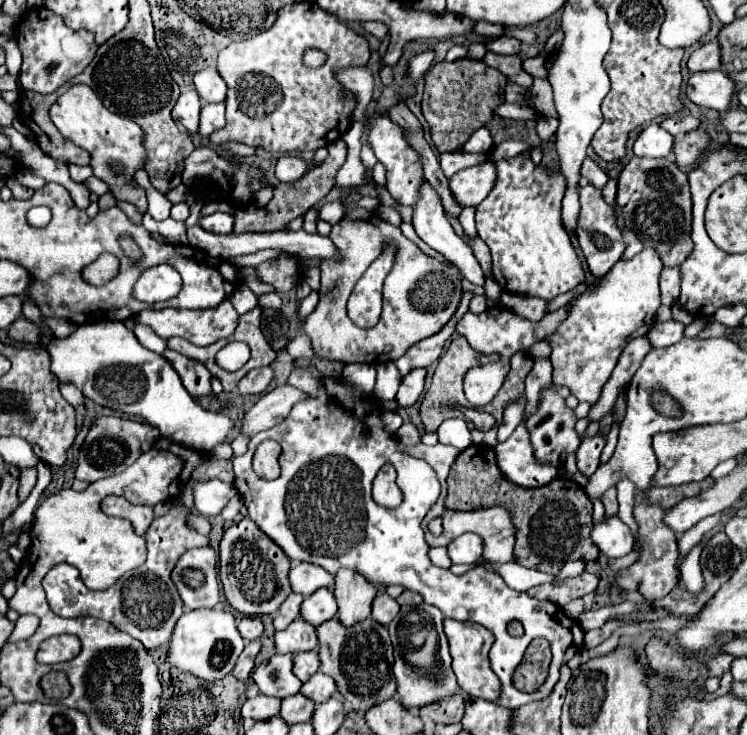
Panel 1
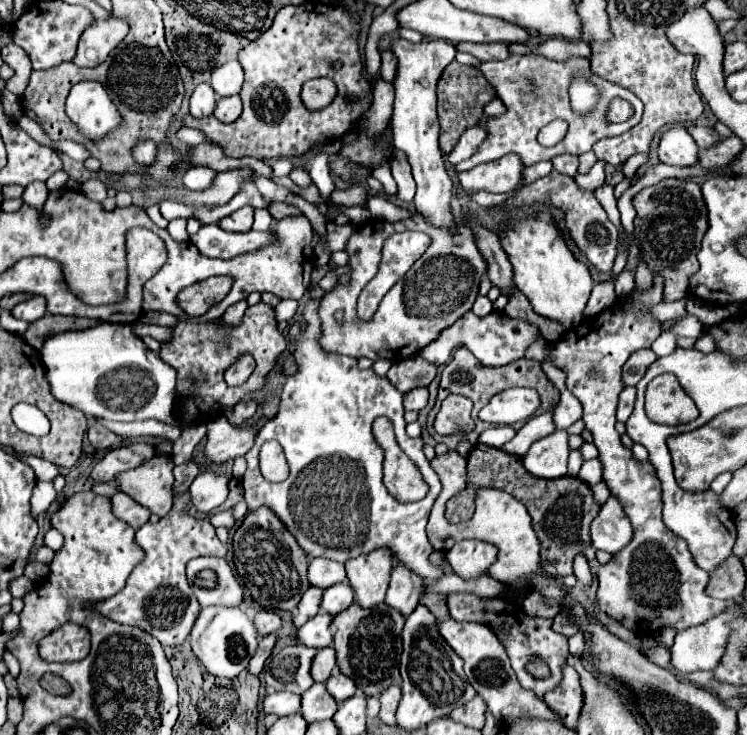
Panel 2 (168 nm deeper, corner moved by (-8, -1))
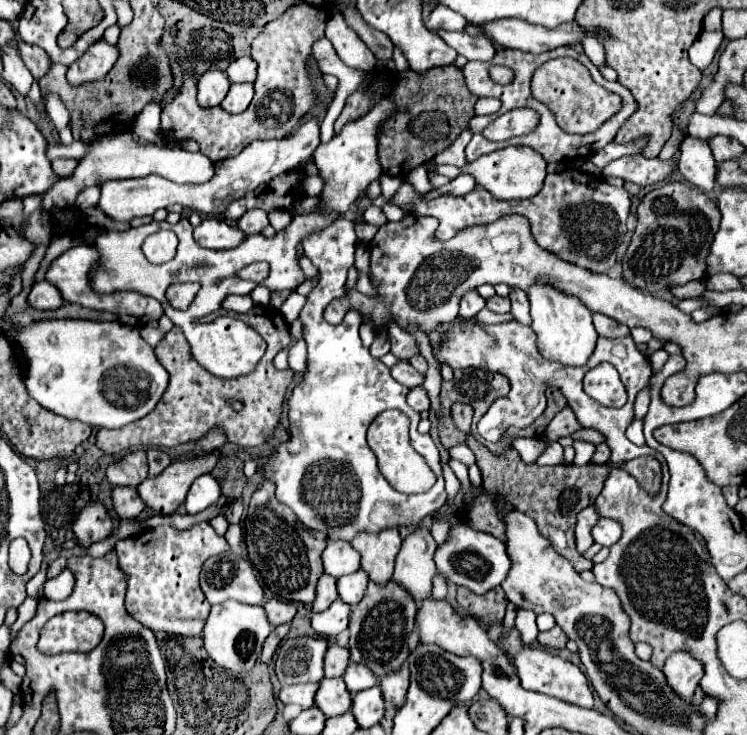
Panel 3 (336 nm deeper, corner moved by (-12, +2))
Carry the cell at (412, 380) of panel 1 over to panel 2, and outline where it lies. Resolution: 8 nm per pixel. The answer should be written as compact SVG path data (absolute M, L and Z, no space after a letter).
M414 388L404 394L406 410L422 410L428 404L428 388Z

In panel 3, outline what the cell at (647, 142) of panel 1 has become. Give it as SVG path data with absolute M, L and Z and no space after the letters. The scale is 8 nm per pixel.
M686 137L678 151L678 169L684 179L702 191L712 191L716 183L716 161L706 141Z

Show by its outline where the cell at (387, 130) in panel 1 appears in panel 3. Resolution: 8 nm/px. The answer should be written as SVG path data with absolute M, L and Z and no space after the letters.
M414 169L414 171L410 171L408 175L406 175L406 179L404 179L406 183L410 183L414 189L416 189L416 193L420 193L420 195L424 195L426 191L430 191L432 189L432 185L428 183L428 177L426 177L426 171L418 171L418 169Z

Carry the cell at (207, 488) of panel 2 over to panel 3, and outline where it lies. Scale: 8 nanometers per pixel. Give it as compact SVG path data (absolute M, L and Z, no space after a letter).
M200 475L188 491L188 497L186 497L186 503L184 503L186 513L204 511L212 503L216 503L220 499L220 495L222 495L220 483L212 475Z

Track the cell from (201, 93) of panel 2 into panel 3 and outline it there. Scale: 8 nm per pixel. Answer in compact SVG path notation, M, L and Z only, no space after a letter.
M206 71L198 79L198 105L200 107L216 107L222 103L230 89L230 81L224 71Z

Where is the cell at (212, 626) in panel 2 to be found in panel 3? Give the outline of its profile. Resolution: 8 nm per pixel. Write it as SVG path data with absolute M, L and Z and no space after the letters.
M224 601L220 605L212 605L202 639L204 639L204 649L208 651L208 655L216 665L228 671L246 673L258 661L262 643L270 635L270 631L272 631L272 625L268 623L262 607L244 605L238 601Z

